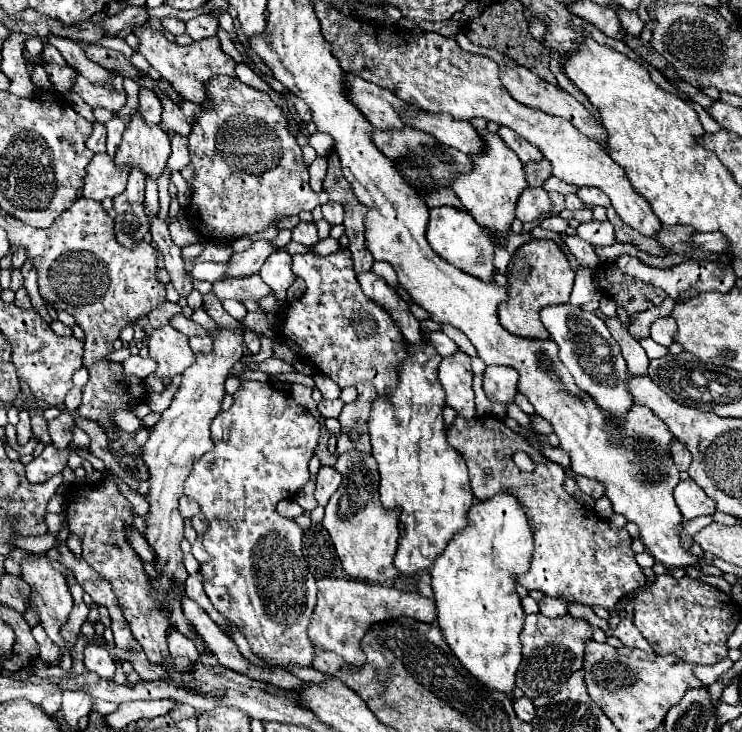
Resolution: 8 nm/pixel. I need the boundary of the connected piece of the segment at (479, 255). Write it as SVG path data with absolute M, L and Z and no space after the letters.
M441 206L441 208L431 208L429 210L429 224L427 224L427 242L431 248L439 254L445 256L447 262L453 266L461 268L463 272L477 276L481 280L493 280L493 242L489 240L487 234L479 228L479 224L473 220L469 212L451 208L451 206Z

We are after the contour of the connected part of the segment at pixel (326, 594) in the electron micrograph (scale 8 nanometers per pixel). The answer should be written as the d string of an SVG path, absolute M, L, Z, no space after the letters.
M321 578L317 580L317 588L319 594L309 624L309 638L317 650L331 650L353 666L365 664L365 656L359 650L359 640L371 624L397 616L411 616L427 624L433 624L437 620L435 600L421 596L419 592L403 592L389 586L367 584L367 582L345 580L345 578Z

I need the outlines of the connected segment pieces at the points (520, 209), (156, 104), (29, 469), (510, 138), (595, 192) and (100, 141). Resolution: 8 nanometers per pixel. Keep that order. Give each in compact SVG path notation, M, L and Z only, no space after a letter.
M525 188L517 200L517 218L521 222L531 222L535 218L547 218L551 210L549 194L543 188Z
M141 88L139 92L139 112L143 114L143 120L147 124L159 124L161 122L161 102L155 96L153 90Z
M47 444L45 450L41 452L41 456L37 456L35 460L31 460L27 466L25 466L25 472L27 472L27 480L31 484L41 484L45 480L49 480L51 476L59 474L65 466L67 466L67 460L69 460L69 454L71 452L87 452L85 448L79 448L75 444L71 444L69 448L65 450L59 450L59 448L53 448L53 444Z
M499 126L499 136L521 158L521 162L531 162L531 160L541 160L543 158L543 154L539 152L537 146L529 144L525 138L517 136L513 130L507 130L507 128Z
M581 186L577 196L591 206L609 206L609 196L605 196L605 192L601 192L595 186Z
M95 122L95 128L93 128L93 134L89 136L89 140L87 140L87 148L91 150L91 152L105 152L105 126L103 124L99 124L99 122Z

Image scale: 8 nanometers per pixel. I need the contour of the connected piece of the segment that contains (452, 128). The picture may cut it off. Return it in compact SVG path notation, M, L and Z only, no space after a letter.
M409 112L409 126L433 134L439 144L457 148L465 154L477 154L483 150L483 142L471 122L453 120L449 114Z

